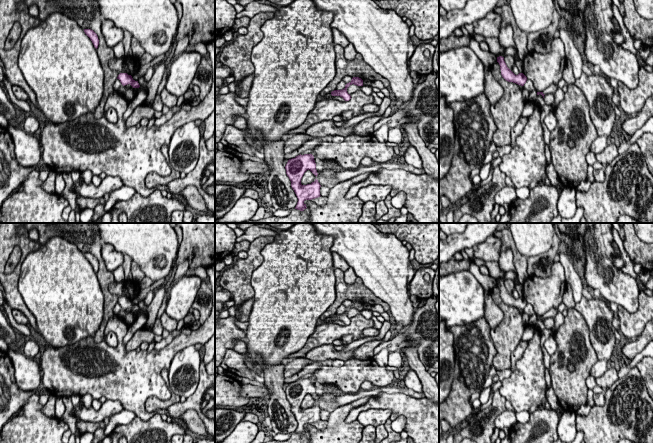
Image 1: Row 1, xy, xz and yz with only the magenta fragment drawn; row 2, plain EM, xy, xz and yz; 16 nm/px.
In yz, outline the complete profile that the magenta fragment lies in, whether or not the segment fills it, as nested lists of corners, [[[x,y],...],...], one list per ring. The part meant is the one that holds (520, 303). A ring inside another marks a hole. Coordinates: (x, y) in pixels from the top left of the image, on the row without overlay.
[[[499,280],[497,281],[497,286],[500,289],[501,299],[502,301],[508,305],[513,306],[518,309],[524,310],[524,308],[527,305],[527,301],[523,297],[519,297],[518,299],[515,299],[506,289],[504,285],[504,281]]]

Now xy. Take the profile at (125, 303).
[[[120,297],[117,301],[123,310],[130,308],[133,312],[139,312],[140,309],[138,305],[135,305],[131,299],[127,297]]]

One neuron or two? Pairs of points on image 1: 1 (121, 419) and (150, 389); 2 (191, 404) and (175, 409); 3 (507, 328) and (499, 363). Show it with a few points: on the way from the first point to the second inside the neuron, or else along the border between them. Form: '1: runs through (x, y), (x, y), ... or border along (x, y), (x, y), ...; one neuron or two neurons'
1: border along (123, 408), (132, 411), (136, 416); two neurons
2: runs through (187, 404), (179, 408); one neuron
3: runs through (506, 337), (503, 354); one neuron

